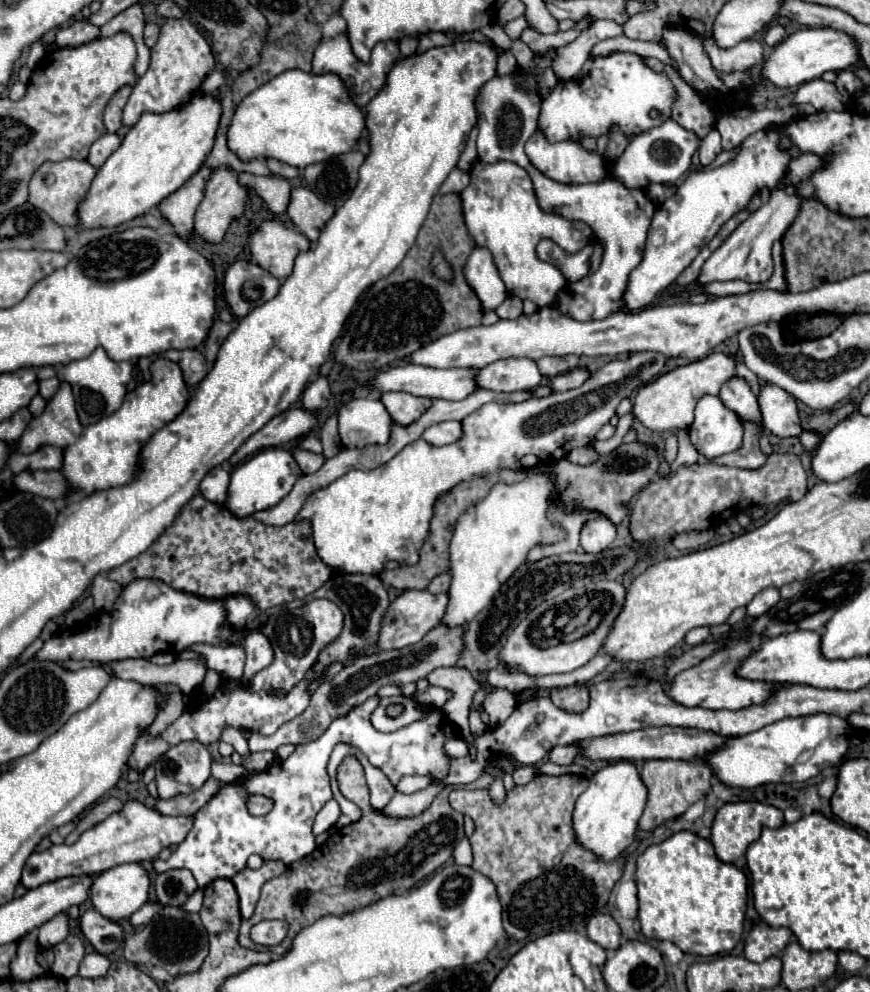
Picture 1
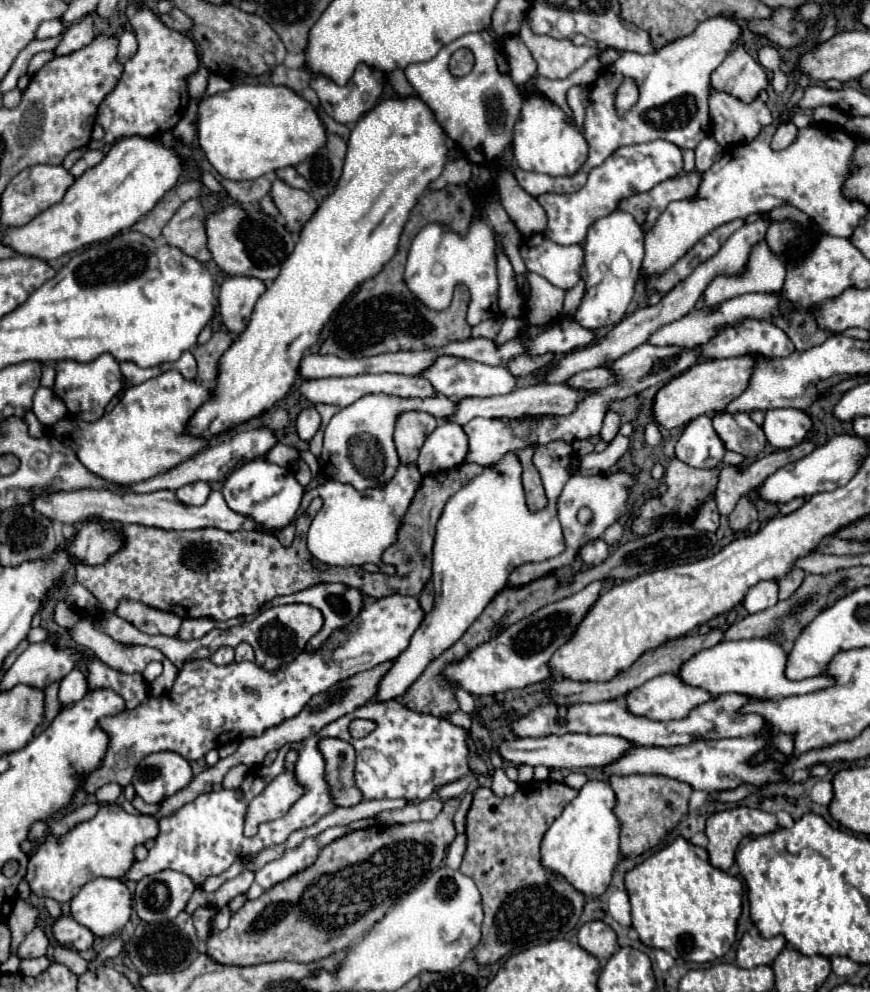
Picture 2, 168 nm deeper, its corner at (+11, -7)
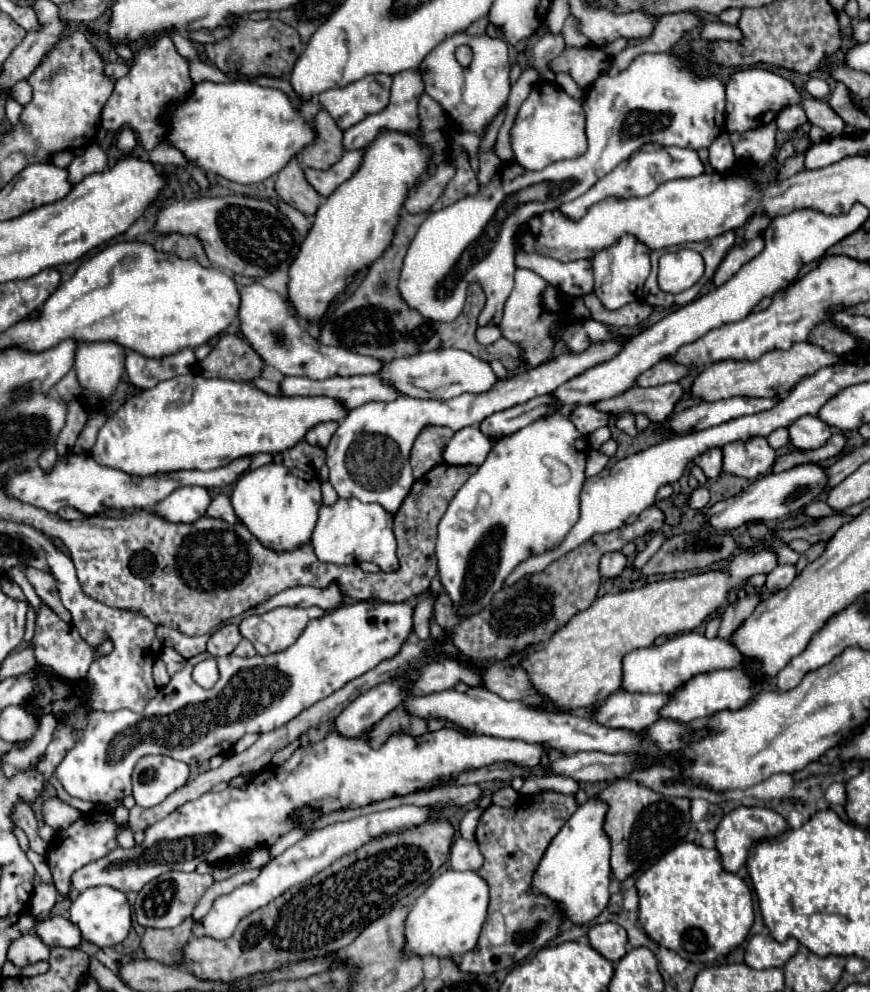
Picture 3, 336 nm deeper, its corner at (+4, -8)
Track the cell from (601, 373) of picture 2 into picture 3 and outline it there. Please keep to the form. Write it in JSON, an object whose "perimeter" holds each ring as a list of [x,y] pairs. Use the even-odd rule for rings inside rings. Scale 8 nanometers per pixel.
{"perimeter":[[[660,360],[658,364],[654,364],[652,368],[648,368],[636,378],[636,386],[648,388],[648,386],[662,386],[668,382],[678,382],[688,372],[690,368],[678,368],[676,364],[670,364],[668,360]]]}

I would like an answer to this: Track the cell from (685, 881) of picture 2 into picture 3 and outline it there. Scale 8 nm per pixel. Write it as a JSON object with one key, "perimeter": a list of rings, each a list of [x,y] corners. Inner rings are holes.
{"perimeter":[[[682,842],[652,864],[638,880],[638,920],[646,934],[678,952],[688,962],[712,962],[746,940],[754,922],[752,892],[746,882],[720,866],[720,854],[692,842]]]}

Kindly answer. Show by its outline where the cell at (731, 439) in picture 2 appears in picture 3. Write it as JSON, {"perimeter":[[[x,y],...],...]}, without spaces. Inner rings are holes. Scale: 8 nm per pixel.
{"perimeter":[[[764,436],[736,440],[726,444],[722,450],[724,450],[724,472],[742,478],[756,478],[760,474],[766,474],[776,458],[774,448],[768,444]]]}

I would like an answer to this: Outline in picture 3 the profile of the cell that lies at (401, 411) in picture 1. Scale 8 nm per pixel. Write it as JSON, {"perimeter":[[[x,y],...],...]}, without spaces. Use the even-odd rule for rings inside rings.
{"perimeter":[[[426,426],[414,440],[410,452],[410,466],[414,470],[414,478],[422,478],[430,468],[442,464],[442,448],[446,440],[450,440],[454,432],[442,426]]]}

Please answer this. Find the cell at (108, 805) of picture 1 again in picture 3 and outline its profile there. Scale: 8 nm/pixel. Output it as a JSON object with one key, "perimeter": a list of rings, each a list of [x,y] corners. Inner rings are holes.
{"perimeter":[[[50,798],[42,804],[42,814],[44,814],[44,822],[48,826],[52,826],[56,832],[58,830],[66,830],[74,820],[78,820],[82,816],[80,810],[72,808],[70,804],[64,804],[58,798]]]}

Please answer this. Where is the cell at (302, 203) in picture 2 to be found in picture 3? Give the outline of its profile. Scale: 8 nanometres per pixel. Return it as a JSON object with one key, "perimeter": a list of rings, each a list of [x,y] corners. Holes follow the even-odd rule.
{"perimeter":[[[290,160],[290,164],[286,164],[286,168],[282,168],[282,172],[278,172],[276,194],[286,204],[294,206],[296,210],[300,210],[306,216],[316,214],[316,210],[322,202],[318,192],[314,192],[314,188],[310,188],[310,184],[306,182],[304,172],[296,160]]]}

